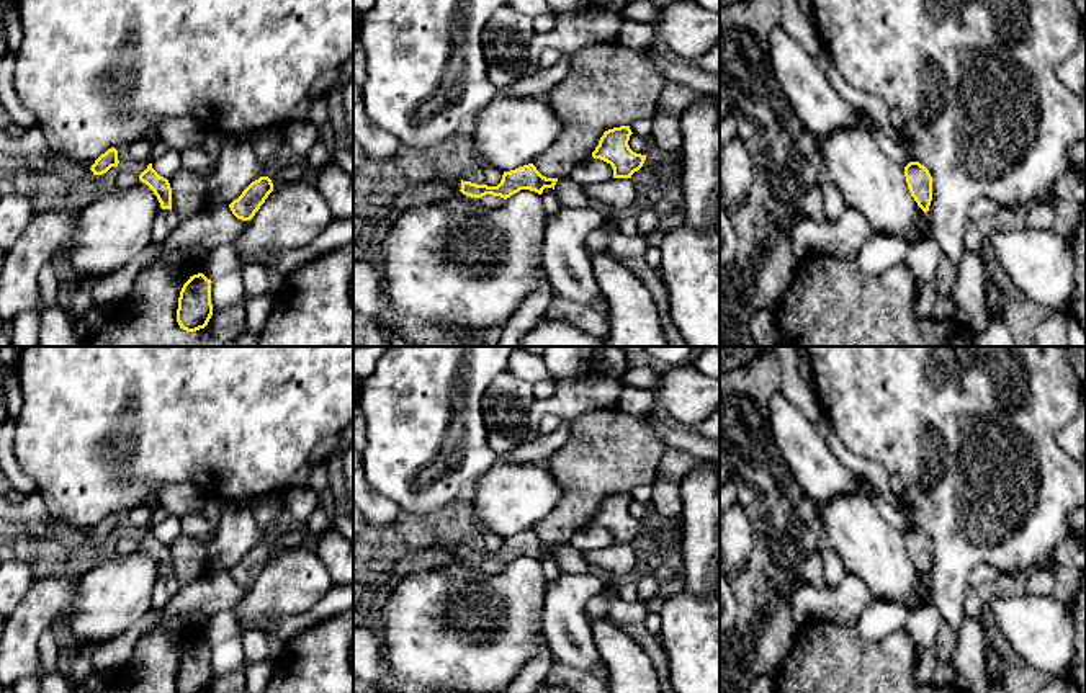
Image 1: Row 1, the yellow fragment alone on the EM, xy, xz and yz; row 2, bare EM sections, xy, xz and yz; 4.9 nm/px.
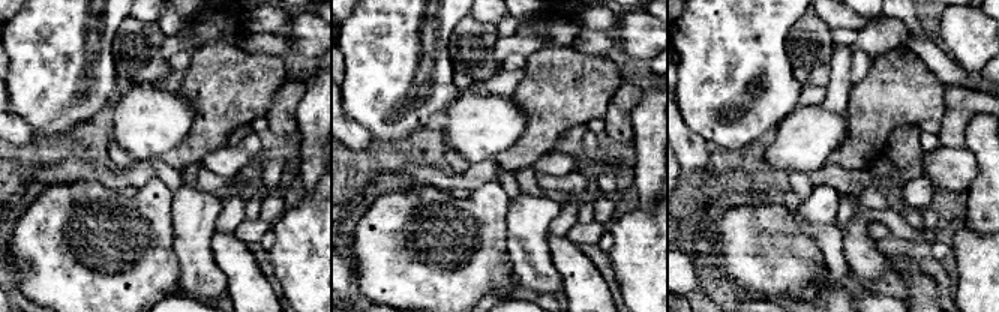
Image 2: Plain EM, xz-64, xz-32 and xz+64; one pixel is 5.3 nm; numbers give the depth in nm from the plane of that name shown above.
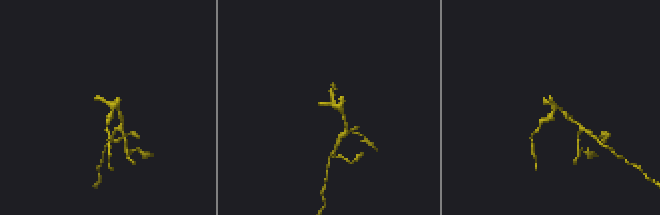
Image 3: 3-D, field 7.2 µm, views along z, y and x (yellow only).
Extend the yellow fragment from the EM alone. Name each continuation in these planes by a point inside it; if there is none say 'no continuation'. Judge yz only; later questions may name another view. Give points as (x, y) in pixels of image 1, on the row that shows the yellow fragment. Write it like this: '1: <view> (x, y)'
no continuation

